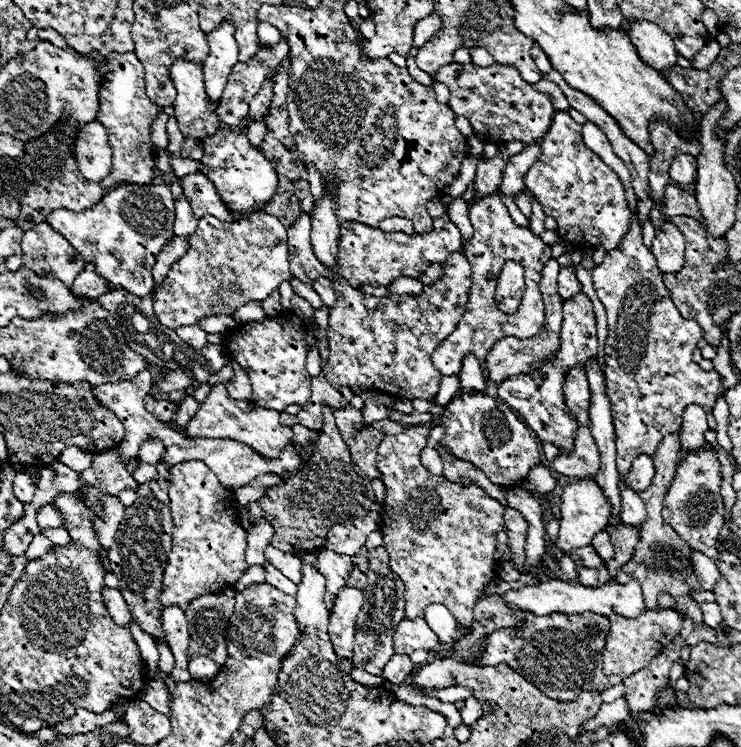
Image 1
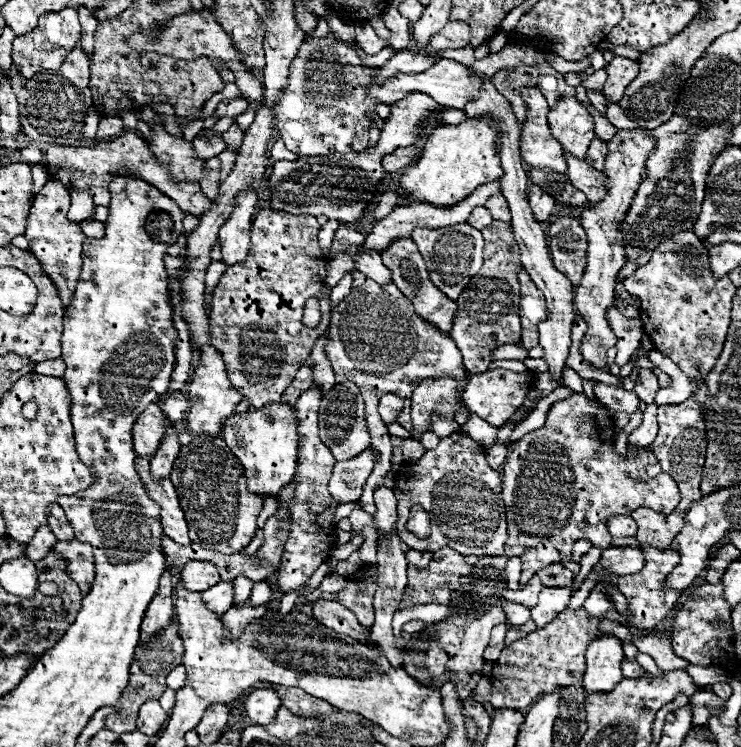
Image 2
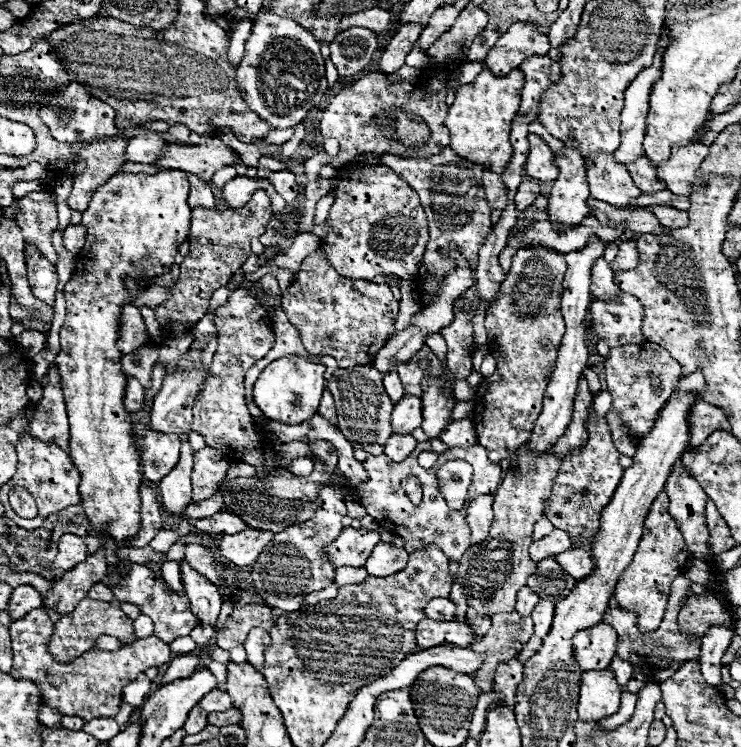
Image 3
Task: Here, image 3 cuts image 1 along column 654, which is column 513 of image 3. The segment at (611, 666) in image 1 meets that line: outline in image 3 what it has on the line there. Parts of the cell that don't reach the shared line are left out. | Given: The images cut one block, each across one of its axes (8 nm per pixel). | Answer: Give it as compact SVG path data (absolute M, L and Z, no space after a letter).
M516 612L492 616L492 626L486 632L486 636L480 642L470 646L472 650L484 654L482 668L474 672L476 684L480 686L482 692L492 690L494 670L496 670L498 662L508 662L508 660L516 658L520 654L522 646L528 642L530 634L534 634L530 616L520 616Z

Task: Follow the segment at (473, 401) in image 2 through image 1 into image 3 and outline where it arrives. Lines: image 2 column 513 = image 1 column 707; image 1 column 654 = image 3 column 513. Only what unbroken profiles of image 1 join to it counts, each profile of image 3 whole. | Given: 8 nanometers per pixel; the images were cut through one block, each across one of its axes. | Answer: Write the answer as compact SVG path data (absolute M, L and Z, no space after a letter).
M548 248L520 250L512 260L500 298L486 314L488 350L498 366L494 374L484 378L476 388L474 424L478 442L494 462L510 458L514 450L530 438L534 422L540 416L542 398L564 336L564 320L560 314L564 272L566 262L562 254Z

